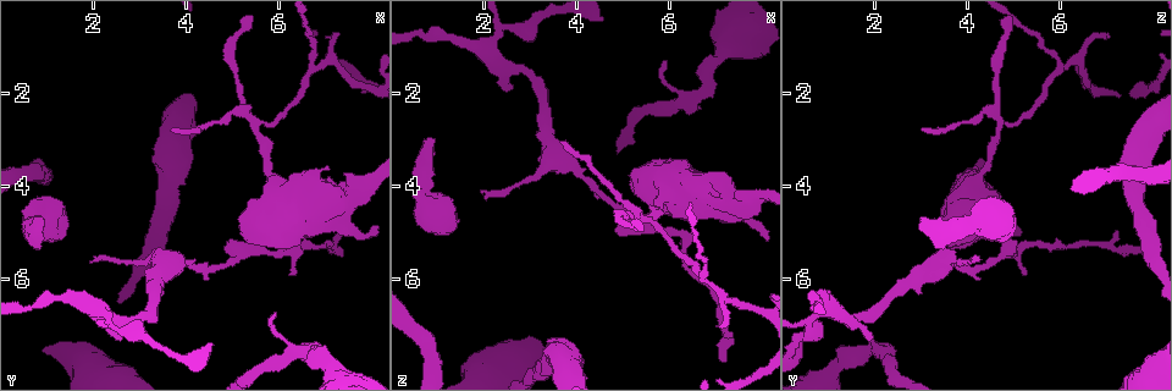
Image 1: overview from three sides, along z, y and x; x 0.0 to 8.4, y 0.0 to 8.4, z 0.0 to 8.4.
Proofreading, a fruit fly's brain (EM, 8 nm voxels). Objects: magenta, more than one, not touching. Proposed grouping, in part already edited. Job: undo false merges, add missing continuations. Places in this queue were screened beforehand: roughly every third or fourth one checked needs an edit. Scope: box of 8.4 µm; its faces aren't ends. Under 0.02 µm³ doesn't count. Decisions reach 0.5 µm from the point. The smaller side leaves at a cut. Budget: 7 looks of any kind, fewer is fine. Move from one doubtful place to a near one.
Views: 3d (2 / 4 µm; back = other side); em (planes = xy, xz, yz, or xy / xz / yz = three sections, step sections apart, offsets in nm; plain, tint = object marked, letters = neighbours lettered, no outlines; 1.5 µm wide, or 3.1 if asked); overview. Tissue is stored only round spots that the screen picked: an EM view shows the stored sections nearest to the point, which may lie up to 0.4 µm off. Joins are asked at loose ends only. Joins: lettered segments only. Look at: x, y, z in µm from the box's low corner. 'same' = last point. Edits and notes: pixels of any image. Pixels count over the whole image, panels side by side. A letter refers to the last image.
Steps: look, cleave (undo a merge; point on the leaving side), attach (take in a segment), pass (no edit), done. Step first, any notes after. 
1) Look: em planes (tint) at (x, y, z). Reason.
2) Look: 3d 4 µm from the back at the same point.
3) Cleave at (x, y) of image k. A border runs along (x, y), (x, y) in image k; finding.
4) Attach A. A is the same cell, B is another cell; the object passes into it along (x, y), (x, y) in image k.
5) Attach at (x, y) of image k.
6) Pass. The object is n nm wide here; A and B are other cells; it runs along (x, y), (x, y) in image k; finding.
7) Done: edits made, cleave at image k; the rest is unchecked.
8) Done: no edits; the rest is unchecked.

Look: 3d 2 µm from the back at (5.45, 2.65, 4.70). Side arm on a straight run.

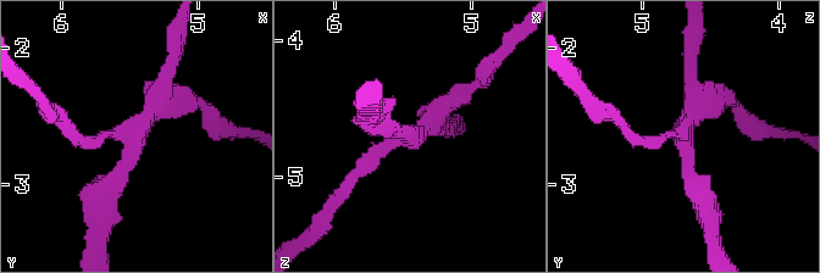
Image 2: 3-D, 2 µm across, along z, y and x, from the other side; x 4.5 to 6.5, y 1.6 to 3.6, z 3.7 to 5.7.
Look: em planes (tint) at (5.48, 2.70, 4.66).

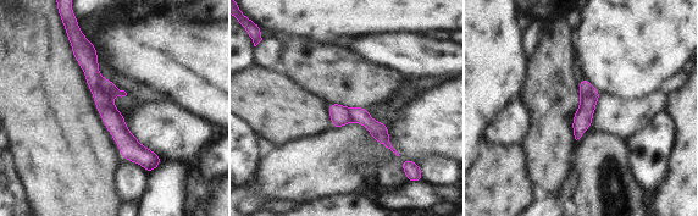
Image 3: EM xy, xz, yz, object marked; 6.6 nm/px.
Look: em planes (letters) at the same point.

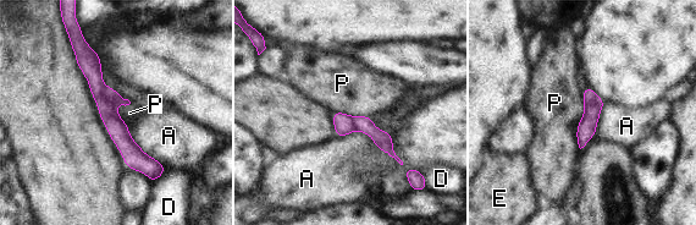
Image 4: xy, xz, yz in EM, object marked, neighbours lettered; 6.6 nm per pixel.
Cleave at (110, 93) of image 4. The longest contact is with A, 380 nm; A, D, E and P are other cells; the part that leaves runs along (357, 119), (369, 127), (390, 151) in image 4; a second neuron is stuck on.

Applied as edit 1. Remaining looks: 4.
Look: 3d 4 µm at (5.85, 5.50, 5.00). Sharp bend.

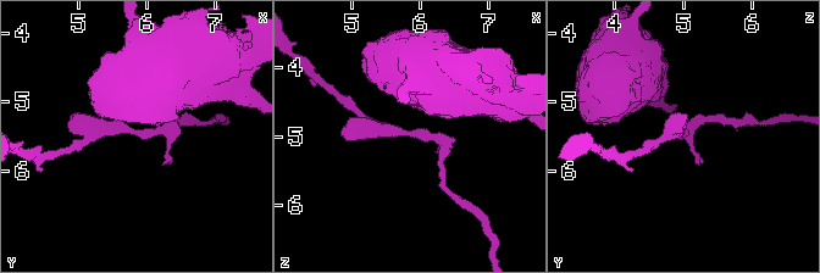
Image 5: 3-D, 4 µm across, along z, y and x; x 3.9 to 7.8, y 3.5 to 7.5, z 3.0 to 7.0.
Look: em planes (tint) at (5.80, 5.40, 5.00). Now the EM.

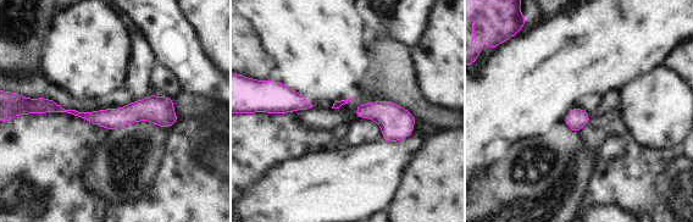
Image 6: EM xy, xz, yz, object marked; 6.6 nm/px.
Look: em planes (letters) at the same point.

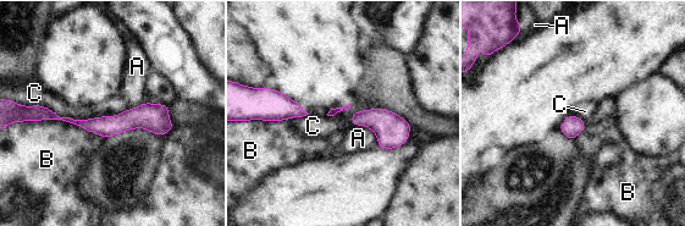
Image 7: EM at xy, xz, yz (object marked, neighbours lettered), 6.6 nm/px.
Pass. The object is 100 nm wide here; the longest contact is with C, 900 nm; A, B and C are other cells; continuous, no second neuron.

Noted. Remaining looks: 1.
Look: em planes (letters) at (7.10, 5.40, 7.65). Tapers out.

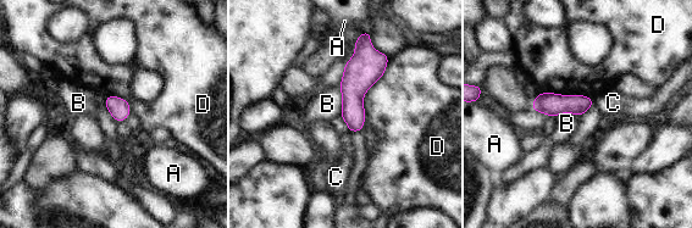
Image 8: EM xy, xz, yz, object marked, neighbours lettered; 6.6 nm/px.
Pass. A, B, C and D are other cells; a border runs along (338, 87), (341, 92), (341, 114) in image 8; none of them fits.

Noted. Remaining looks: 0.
Done: edits made, cleave at image 4; the rest is unchecked.

